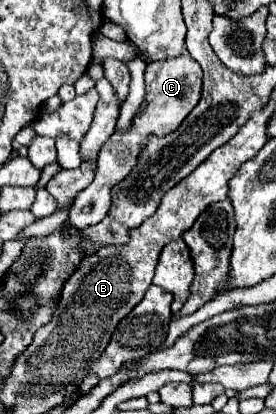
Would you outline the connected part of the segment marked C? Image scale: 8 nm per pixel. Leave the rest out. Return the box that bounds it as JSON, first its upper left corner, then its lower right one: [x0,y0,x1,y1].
[68,55,202,227]

